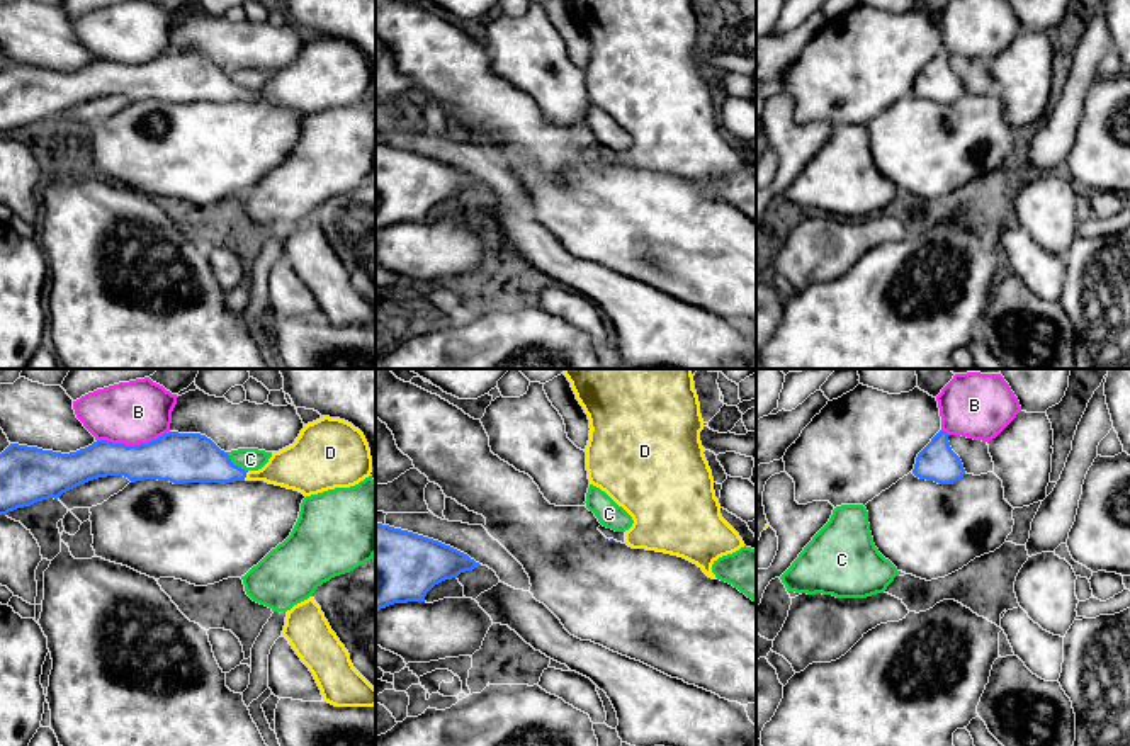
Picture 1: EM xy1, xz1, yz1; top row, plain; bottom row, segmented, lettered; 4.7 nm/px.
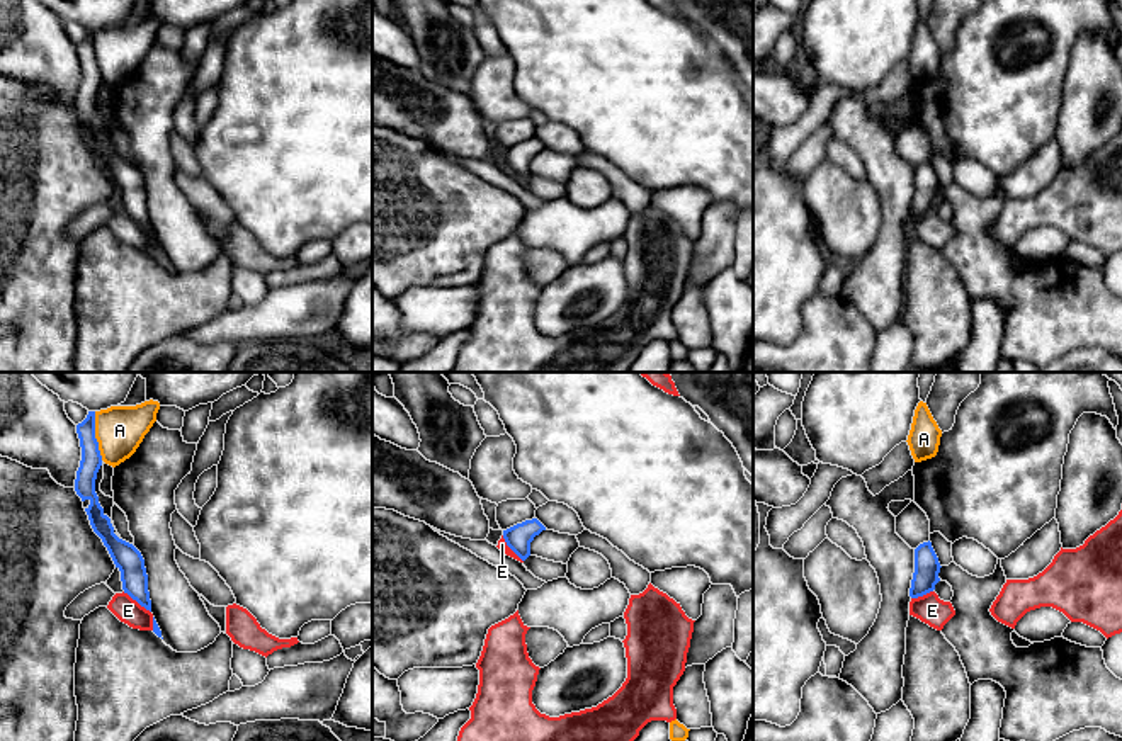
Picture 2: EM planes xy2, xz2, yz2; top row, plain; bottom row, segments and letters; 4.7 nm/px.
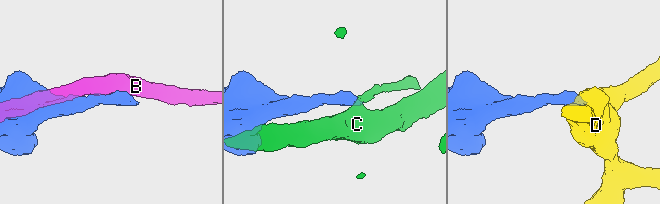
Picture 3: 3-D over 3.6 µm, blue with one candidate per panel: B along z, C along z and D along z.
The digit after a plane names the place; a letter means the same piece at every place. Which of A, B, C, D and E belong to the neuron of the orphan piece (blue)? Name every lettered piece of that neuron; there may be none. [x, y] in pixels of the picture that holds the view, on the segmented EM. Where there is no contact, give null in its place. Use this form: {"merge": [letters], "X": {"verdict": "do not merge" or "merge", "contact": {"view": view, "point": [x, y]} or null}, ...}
{"merge": ["D"], "A": {"verdict": "do not merge", "contact": {"view": "xy2", "point": [94, 435]}}, "B": {"verdict": "do not merge", "contact": {"view": "xy1", "point": [133, 446]}}, "C": {"verdict": "do not merge", "contact": {"view": "xy1", "point": [233, 464]}}, "D": {"verdict": "merge", "contact": {"view": "xy1", "point": [245, 474]}}, "E": {"verdict": "do not merge", "contact": {"view": "xy2", "point": [136, 600]}}}

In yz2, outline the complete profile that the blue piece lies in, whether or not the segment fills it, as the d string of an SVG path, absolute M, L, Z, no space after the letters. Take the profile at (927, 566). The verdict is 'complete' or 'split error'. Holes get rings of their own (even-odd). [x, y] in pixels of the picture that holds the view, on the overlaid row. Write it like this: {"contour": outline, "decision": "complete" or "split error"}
{"contour": "M923 542L915 549L915 573L911 580L910 597L918 598L935 590L940 581L940 563L932 542Z", "decision": "complete"}

